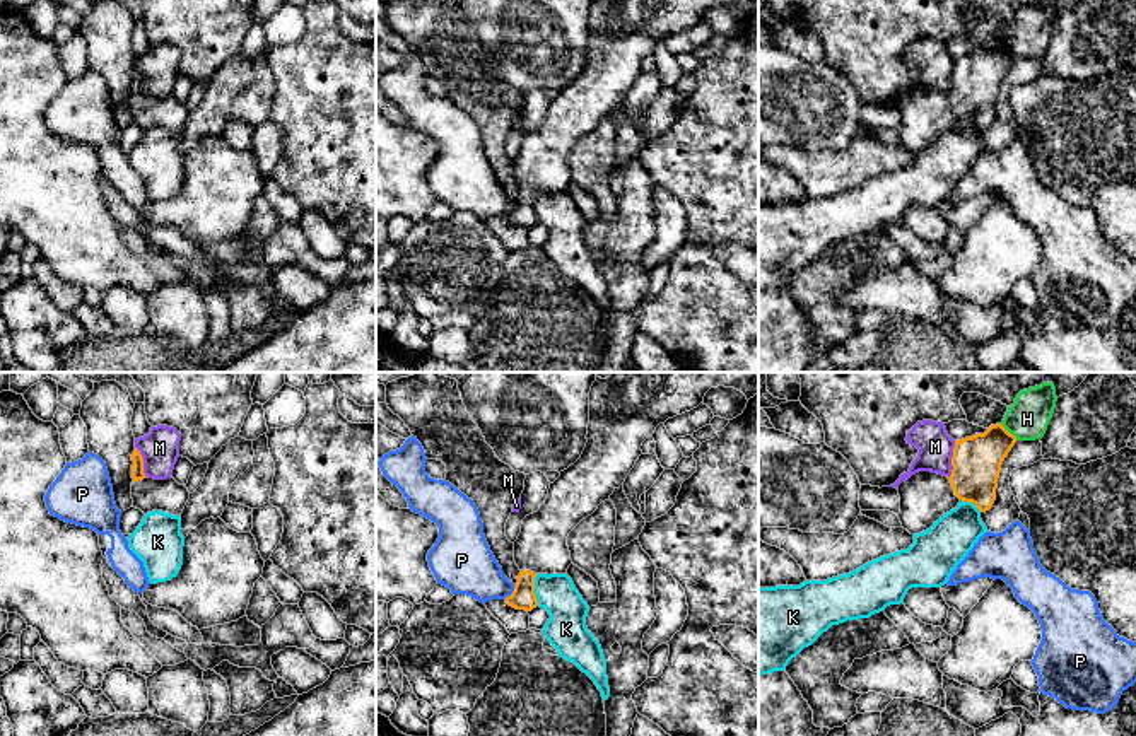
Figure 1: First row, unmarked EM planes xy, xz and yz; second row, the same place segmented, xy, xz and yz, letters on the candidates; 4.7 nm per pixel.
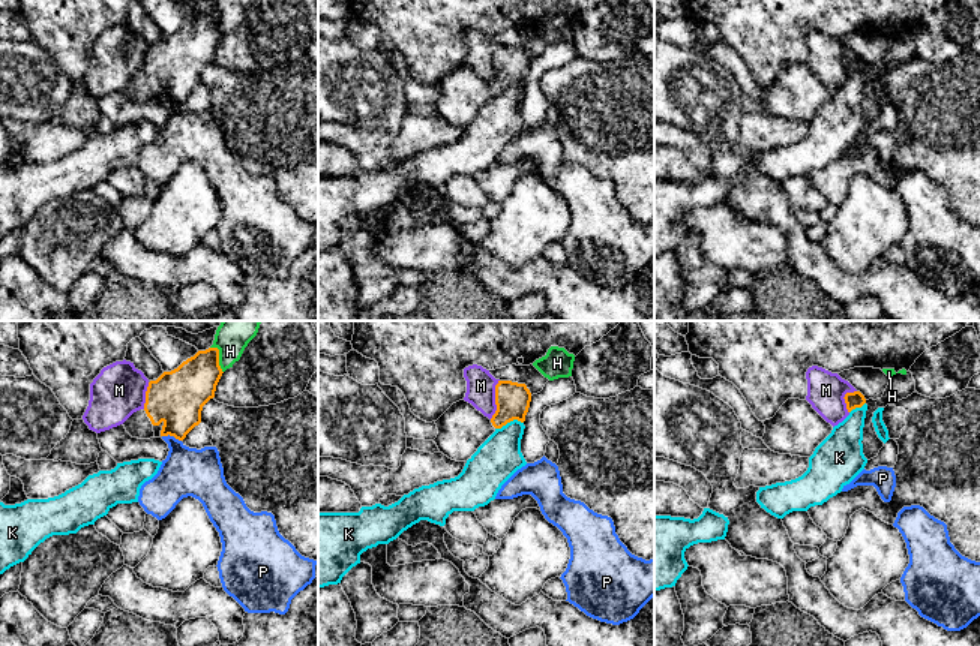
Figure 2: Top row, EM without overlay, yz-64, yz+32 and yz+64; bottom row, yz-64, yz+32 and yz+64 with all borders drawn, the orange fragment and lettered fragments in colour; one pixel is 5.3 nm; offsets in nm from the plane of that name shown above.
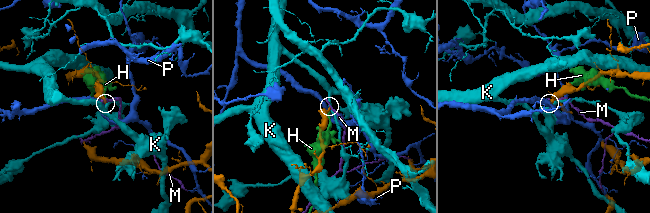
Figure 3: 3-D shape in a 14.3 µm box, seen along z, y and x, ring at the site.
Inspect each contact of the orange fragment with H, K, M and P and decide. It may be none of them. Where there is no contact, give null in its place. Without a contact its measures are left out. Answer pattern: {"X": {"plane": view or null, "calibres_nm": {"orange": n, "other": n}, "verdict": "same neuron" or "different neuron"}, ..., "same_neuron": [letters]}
{"H": {"plane": "yz", "calibres_nm": {"orange": 220, "other": 200}, "verdict": "different neuron"}, "K": {"plane": "xz", "calibres_nm": {"orange": 120, "other": 190}, "verdict": "different neuron"}, "M": {"plane": "yz", "calibres_nm": {"orange": 220, "other": 160}, "verdict": "different neuron"}, "P": {"plane": "xz", "calibres_nm": {"orange": 120, "other": 260}, "verdict": "different neuron"}, "same_neuron": []}

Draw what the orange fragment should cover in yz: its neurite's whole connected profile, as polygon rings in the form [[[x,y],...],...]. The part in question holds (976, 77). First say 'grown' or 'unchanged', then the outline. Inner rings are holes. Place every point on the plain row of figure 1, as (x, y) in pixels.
grown; [[[1003,41],[991,43],[984,51],[955,58],[952,92],[946,96],[919,89],[899,102],[902,145],[911,152],[929,147],[960,118],[972,120],[981,130],[996,118],[1001,82],[1016,55]]]

